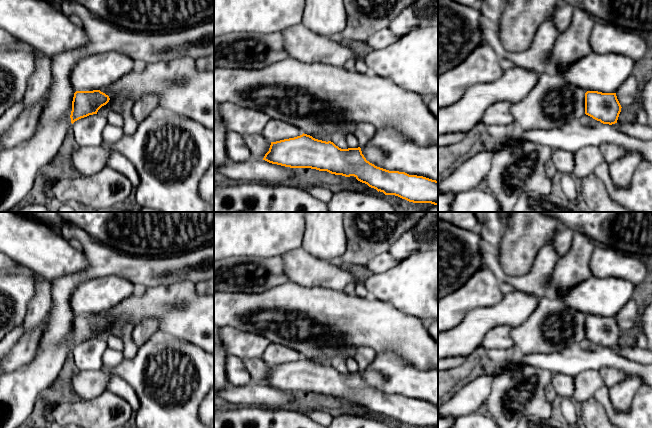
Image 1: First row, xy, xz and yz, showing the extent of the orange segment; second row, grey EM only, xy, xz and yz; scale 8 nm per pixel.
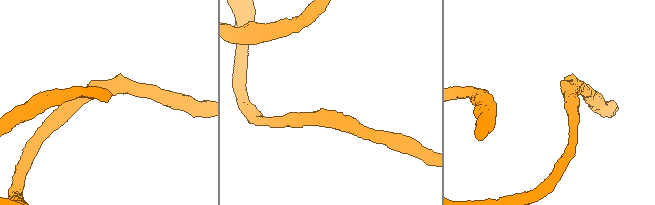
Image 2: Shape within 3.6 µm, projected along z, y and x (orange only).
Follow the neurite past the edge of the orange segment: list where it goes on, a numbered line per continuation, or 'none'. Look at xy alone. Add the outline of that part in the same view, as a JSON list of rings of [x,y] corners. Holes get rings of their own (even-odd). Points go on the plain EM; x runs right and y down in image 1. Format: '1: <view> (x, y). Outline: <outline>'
none

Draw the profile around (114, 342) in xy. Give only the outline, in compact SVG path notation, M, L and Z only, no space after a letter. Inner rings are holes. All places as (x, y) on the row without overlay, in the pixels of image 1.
M109 336L107 339L107 345L108 345L108 348L111 348L111 349L114 349L114 350L117 350L117 351L120 351L122 352L123 349L124 349L124 342L123 340L121 339L121 337L118 337L118 336Z

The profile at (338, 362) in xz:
M341 355L334 356L333 359L330 361L330 365L333 366L336 370L338 370L341 373L349 372L346 366L346 359L344 356Z

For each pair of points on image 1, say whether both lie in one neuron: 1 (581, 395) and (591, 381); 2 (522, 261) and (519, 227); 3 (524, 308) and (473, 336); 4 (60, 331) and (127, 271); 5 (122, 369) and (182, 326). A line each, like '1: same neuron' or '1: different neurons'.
1: same neuron
2: same neuron
3: same neuron
4: same neuron
5: different neurons

